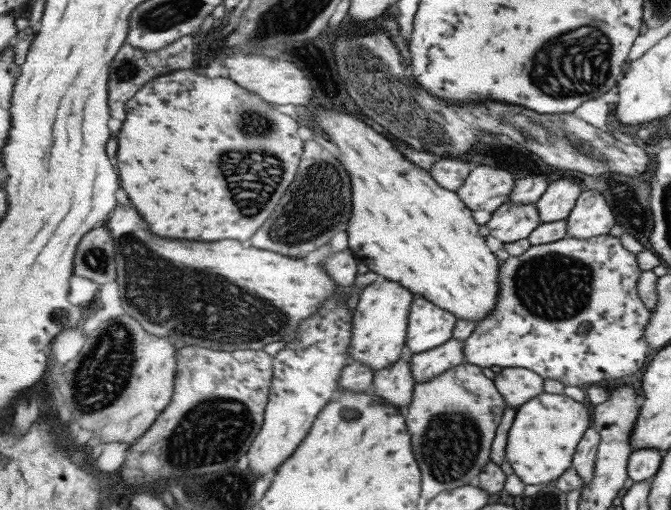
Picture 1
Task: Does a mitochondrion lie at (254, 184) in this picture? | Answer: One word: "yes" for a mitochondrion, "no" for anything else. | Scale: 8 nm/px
yes

